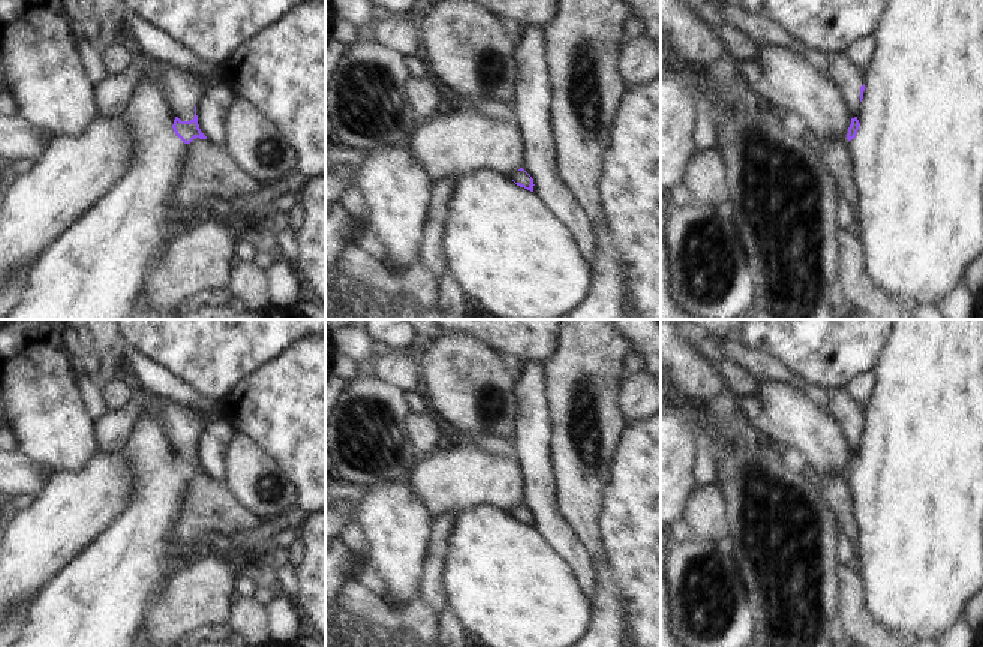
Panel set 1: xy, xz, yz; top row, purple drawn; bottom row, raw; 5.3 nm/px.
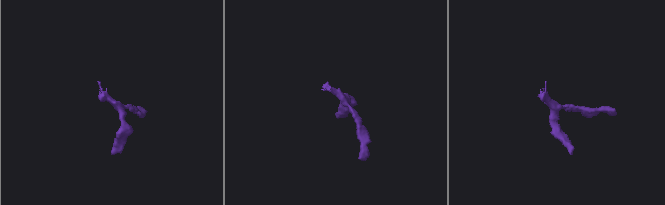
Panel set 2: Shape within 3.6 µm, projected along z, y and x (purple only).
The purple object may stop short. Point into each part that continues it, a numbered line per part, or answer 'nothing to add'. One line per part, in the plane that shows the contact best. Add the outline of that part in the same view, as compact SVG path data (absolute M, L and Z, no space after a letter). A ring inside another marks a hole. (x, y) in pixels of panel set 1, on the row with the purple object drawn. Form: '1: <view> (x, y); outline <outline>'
1: xz (522, 177); outline M515 171L512 174L508 174L506 177L514 180L515 183L524 184L526 187L529 187L530 184L530 177L524 171Z

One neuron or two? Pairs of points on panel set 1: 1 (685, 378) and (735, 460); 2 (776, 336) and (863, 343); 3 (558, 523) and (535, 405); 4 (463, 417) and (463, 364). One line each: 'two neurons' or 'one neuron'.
1: one neuron
2: one neuron
3: one neuron
4: one neuron

